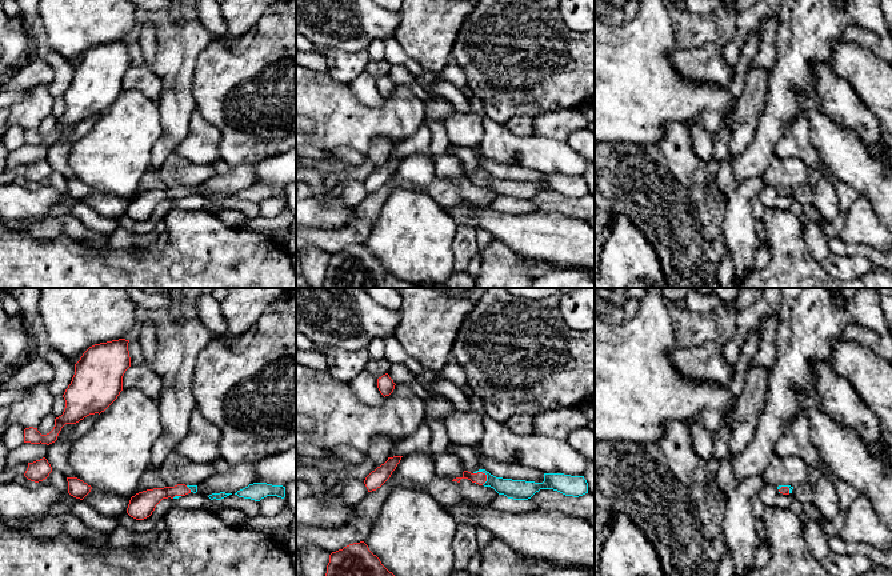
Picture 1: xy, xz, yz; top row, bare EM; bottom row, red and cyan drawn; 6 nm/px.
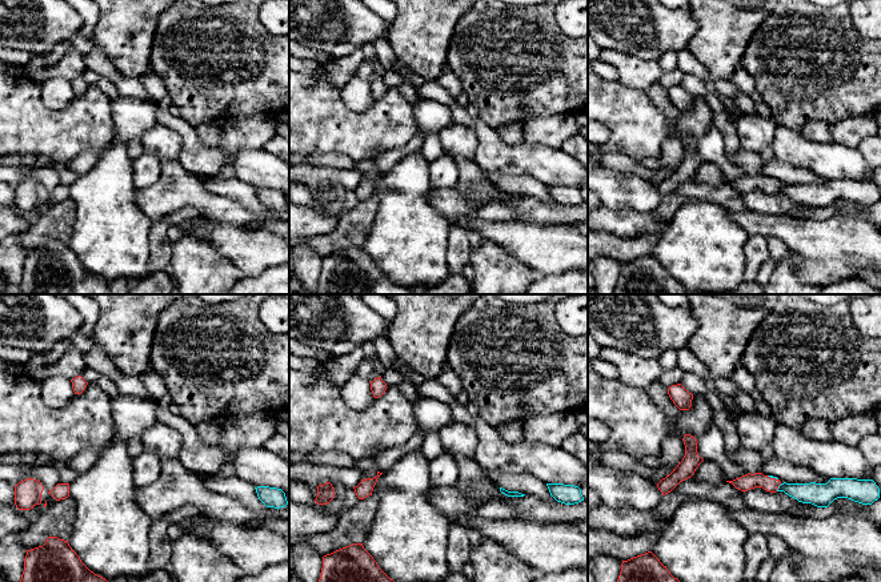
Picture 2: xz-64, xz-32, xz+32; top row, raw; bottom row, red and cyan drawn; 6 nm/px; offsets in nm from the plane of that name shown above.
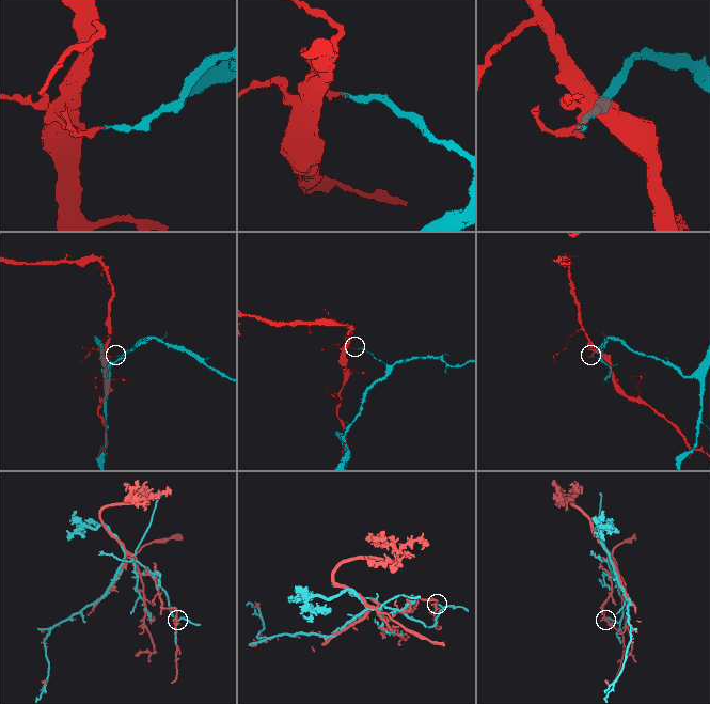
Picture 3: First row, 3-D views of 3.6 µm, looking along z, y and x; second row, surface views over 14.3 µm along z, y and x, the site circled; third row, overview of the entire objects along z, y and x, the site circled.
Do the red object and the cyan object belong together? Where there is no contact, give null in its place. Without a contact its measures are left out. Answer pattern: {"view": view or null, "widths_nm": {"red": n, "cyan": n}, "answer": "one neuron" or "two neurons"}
{"view": "xz", "widths_nm": {"red": 70, "cyan": 130}, "answer": "two neurons"}

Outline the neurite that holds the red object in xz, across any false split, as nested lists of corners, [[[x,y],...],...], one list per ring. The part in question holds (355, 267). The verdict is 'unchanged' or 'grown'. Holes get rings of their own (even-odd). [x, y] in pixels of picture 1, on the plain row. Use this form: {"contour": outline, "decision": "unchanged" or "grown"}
{"contour": [[[364,243],[353,244],[329,256],[321,288],[421,288],[397,280],[373,256]]], "decision": "unchanged"}

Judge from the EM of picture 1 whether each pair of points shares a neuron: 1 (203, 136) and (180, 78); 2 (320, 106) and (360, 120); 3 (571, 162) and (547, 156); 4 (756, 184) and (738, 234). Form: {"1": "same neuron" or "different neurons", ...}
{"1": "different neurons", "2": "same neuron", "3": "same neuron", "4": "same neuron"}

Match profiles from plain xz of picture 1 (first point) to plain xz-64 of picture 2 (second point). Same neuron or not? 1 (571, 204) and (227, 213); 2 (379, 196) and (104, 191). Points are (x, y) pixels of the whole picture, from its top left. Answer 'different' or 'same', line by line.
1: same
2: different

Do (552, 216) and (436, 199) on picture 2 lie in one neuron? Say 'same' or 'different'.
same

